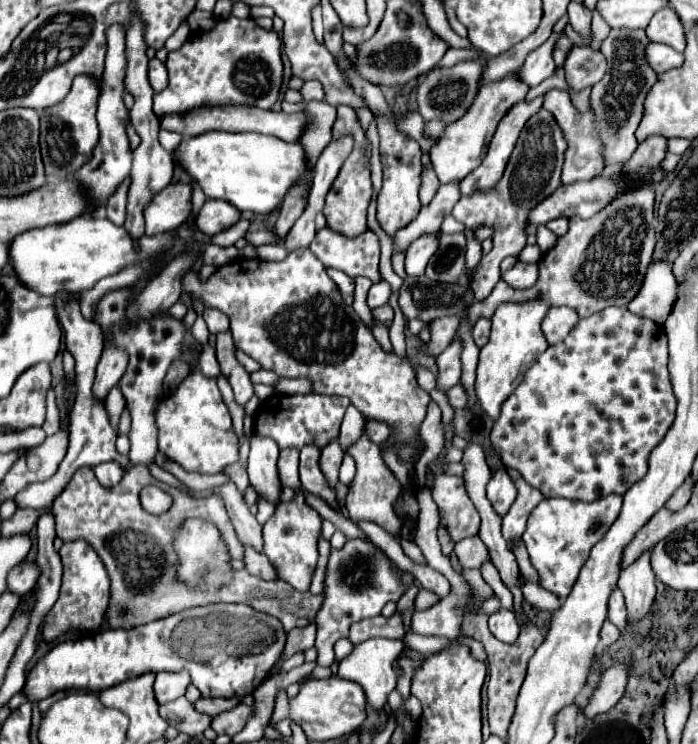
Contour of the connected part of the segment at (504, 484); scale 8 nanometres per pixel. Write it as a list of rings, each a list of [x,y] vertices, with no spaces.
[[[506,466],[498,468],[498,472],[488,482],[488,500],[492,502],[492,508],[498,516],[504,516],[510,508],[510,504],[516,498],[514,482],[510,482],[510,476],[506,474]]]

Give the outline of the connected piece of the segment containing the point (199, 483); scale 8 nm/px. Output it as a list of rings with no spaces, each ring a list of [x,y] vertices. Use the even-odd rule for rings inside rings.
[[[160,452],[156,454],[156,464],[160,466],[160,468],[164,468],[164,470],[168,470],[170,474],[174,474],[182,484],[186,484],[188,488],[192,488],[192,490],[196,490],[196,492],[212,492],[214,488],[218,488],[218,486],[222,486],[222,484],[226,484],[226,482],[230,482],[230,478],[228,478],[228,474],[224,474],[224,472],[220,472],[220,474],[216,474],[216,476],[200,476],[200,474],[186,474],[176,462],[170,462],[168,458],[164,458]]]

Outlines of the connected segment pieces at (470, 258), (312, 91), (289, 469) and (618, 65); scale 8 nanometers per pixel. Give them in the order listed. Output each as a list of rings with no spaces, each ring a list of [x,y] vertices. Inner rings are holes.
[[[466,230],[466,238],[468,238],[468,252],[466,252],[466,268],[474,268],[480,258],[482,258],[482,248],[480,248],[480,242],[474,240],[474,232],[472,230]]]
[[[308,80],[304,82],[302,86],[302,96],[304,96],[304,102],[310,102],[310,100],[324,100],[324,90],[322,90],[322,84],[318,80]]]
[[[280,450],[278,458],[278,478],[282,486],[288,488],[298,488],[300,478],[298,478],[298,454],[300,450]]]
[[[610,30],[610,34],[600,46],[600,52],[608,60],[608,68],[604,78],[592,86],[590,104],[594,108],[596,122],[600,128],[600,140],[606,148],[604,150],[606,164],[628,162],[638,146],[634,132],[644,114],[646,94],[650,92],[650,86],[654,86],[656,82],[656,72],[650,70],[650,64],[646,62],[648,44],[650,38],[646,38],[644,30]]]

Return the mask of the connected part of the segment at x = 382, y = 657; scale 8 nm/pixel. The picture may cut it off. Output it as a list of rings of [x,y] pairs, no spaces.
[[[370,638],[366,642],[362,642],[362,644],[356,644],[354,650],[346,658],[340,660],[338,676],[358,682],[366,692],[368,704],[372,704],[372,708],[380,710],[380,708],[384,708],[388,694],[396,688],[398,676],[392,670],[392,664],[398,658],[398,654],[402,652],[402,648],[404,646],[402,646],[400,640],[388,640],[388,638]]]

